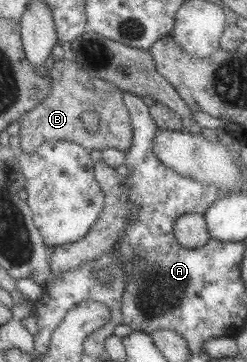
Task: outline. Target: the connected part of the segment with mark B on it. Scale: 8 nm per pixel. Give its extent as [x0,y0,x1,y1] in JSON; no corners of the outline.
[17,58,132,152]

